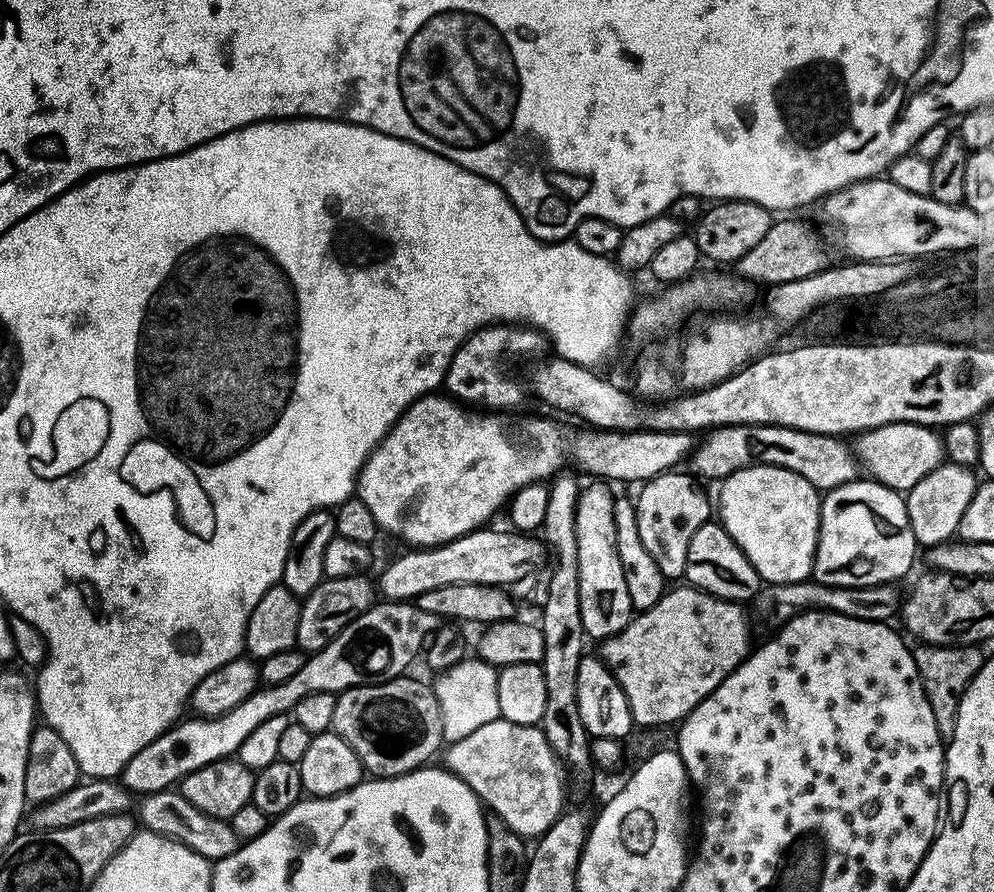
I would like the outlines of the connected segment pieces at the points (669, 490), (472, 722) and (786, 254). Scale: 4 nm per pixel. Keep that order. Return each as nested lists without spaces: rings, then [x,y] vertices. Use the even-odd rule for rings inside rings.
[[[673,470],[664,472],[652,480],[643,481],[639,489],[640,497],[635,497],[634,500],[638,514],[638,535],[642,537],[642,546],[650,550],[654,562],[658,562],[658,570],[662,570],[664,577],[672,582],[679,581],[684,575],[690,538],[694,538],[698,526],[709,523],[711,516],[708,515],[711,512],[713,515],[714,512],[713,505],[712,508],[708,505],[707,494],[695,484],[697,481],[685,472]]]
[[[465,658],[435,677],[434,691],[442,710],[442,730],[448,744],[466,738],[466,734],[474,734],[474,730],[478,730],[478,726],[486,726],[486,722],[501,719],[496,674],[497,669],[484,660]]]
[[[792,218],[777,219],[772,223],[767,234],[746,254],[742,254],[742,258],[736,260],[735,275],[753,285],[773,286],[810,278],[811,275],[818,274],[819,271],[829,267],[828,252],[824,249],[819,234],[810,225],[803,224],[800,220],[788,219]]]

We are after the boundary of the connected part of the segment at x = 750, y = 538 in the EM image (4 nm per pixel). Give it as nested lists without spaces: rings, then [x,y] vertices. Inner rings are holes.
[[[750,466],[719,481],[718,520],[750,558],[764,584],[802,582],[812,575],[820,533],[821,493],[802,474],[778,466]]]

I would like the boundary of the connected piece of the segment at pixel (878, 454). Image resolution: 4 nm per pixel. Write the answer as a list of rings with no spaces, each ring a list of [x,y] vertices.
[[[887,424],[861,432],[853,440],[856,441],[851,441],[850,447],[859,467],[863,471],[865,468],[868,471],[865,473],[871,479],[901,494],[907,494],[911,488],[918,486],[918,482],[922,482],[922,478],[926,478],[930,470],[946,460],[941,433],[927,424]]]

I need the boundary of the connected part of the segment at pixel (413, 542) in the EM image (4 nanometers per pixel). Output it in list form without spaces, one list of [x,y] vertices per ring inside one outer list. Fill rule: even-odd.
[[[447,394],[422,396],[396,419],[396,425],[381,438],[379,446],[368,455],[367,462],[362,466],[360,475],[356,478],[355,495],[362,502],[366,502],[366,507],[370,509],[370,514],[374,514],[374,522],[381,533],[389,532],[390,535],[405,540],[408,546],[415,546],[417,549],[437,548],[439,544],[449,544],[452,540],[456,540],[468,532],[475,532],[476,529],[485,527],[491,521],[488,519],[500,507],[503,509],[516,492],[531,484],[551,481],[563,469],[560,467],[568,460],[568,436],[564,433],[562,425],[555,424],[554,421],[547,420],[544,416],[516,415],[520,414],[505,414],[503,412],[485,414],[483,411],[473,410],[471,407],[461,404],[459,400],[453,400]]]

